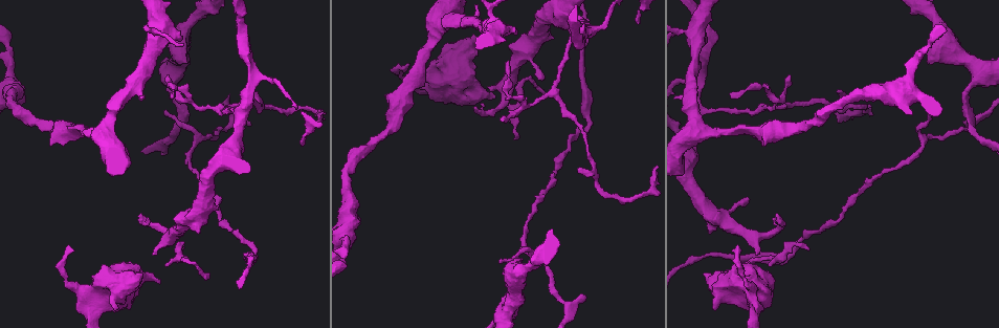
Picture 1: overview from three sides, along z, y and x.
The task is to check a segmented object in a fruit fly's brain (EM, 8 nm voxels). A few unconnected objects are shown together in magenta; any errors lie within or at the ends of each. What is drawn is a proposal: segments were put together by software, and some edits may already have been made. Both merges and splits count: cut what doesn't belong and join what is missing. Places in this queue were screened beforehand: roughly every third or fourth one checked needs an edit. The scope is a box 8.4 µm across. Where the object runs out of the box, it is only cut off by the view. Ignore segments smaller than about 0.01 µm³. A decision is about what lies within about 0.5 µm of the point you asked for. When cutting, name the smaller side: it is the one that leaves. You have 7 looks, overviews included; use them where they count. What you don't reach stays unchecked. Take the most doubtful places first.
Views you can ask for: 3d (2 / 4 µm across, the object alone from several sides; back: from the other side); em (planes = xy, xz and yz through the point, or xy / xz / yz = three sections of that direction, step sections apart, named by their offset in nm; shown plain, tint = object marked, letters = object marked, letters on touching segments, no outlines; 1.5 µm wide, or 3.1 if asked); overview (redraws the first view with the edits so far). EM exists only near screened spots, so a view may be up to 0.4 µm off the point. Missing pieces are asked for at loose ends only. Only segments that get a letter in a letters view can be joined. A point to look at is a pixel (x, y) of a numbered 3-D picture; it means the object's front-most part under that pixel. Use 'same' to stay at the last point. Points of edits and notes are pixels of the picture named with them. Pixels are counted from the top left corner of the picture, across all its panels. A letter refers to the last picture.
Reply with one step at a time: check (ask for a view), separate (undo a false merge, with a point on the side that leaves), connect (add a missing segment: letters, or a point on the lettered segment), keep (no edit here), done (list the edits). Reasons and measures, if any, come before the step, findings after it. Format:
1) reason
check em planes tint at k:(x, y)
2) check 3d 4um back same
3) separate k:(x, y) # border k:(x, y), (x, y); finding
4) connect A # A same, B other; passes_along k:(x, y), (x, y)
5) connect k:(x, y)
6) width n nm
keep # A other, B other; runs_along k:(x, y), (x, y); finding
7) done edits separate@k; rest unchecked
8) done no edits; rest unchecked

tapers out
check em planes letters at 1:(965, 124)

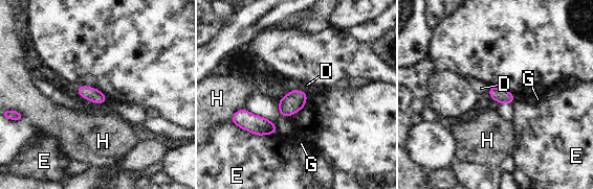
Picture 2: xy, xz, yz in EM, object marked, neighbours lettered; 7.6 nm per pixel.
keep # D other, E other, G other, H other; border 2:(489, 87), (487, 91); no lettered segment goes on from it

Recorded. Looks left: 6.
thick end
check em planes letters at 1:(714, 310)

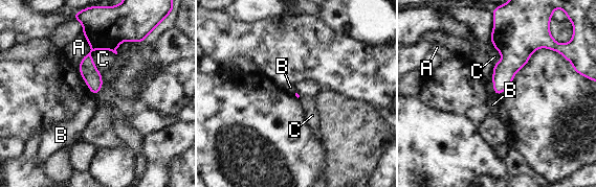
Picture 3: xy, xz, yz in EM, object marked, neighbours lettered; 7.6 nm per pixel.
keep # A other, B other, C other; border 3:(90, 90), (94, 95); no lettered segment goes on from it

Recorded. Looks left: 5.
an open end
check 3d 4um back at 1:(749, 199)

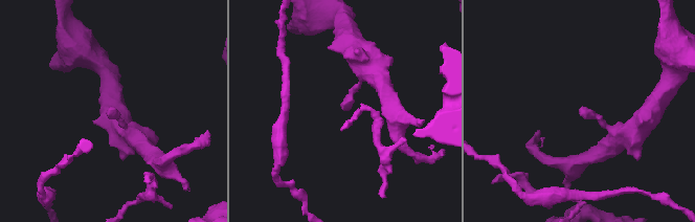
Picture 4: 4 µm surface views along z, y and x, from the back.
check em planes letters at 4:(114, 110)

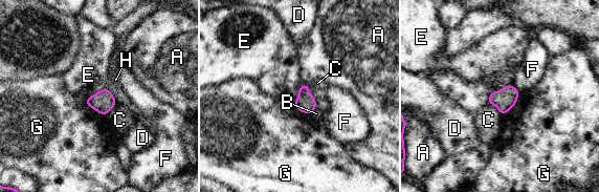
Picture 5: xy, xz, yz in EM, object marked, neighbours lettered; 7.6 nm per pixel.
keep # A other, B other, C other, D other, E other, F other, G other, H other; border 5:(304, 83), (298, 89), (294, 104); none of them fits

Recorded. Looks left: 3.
done no edits; rest unchecked

